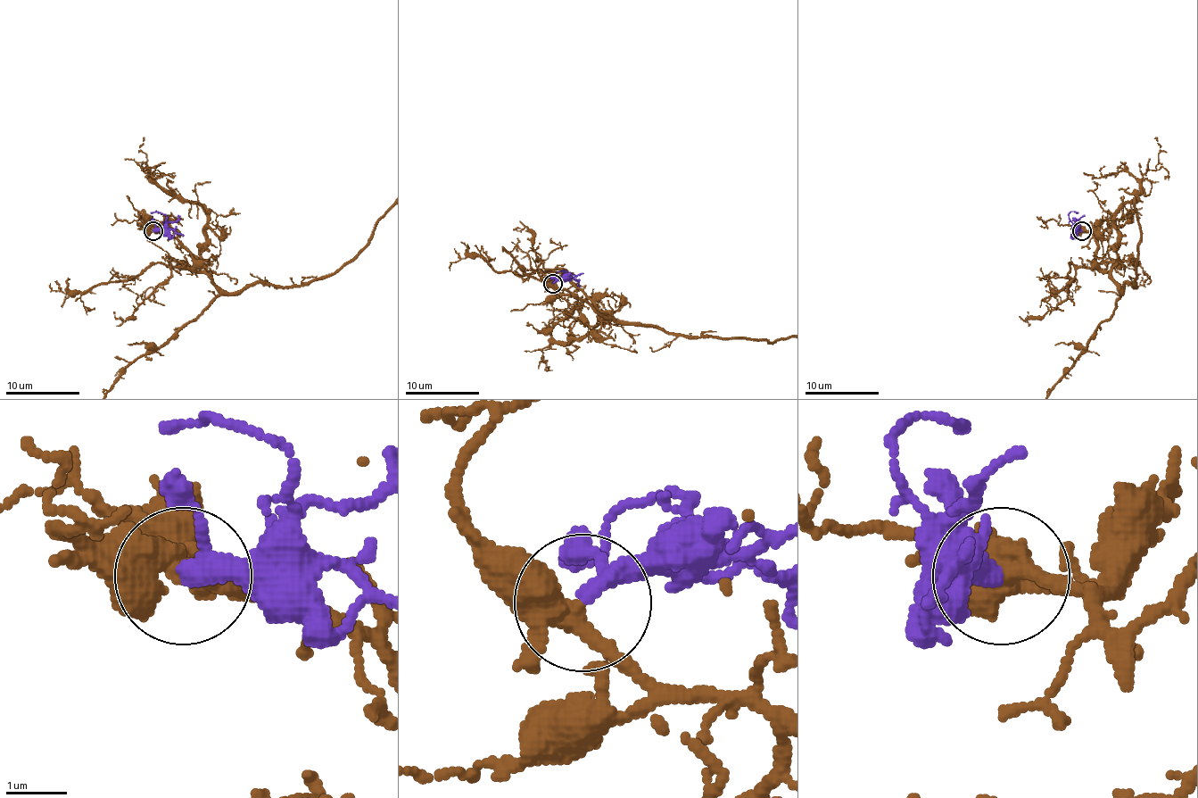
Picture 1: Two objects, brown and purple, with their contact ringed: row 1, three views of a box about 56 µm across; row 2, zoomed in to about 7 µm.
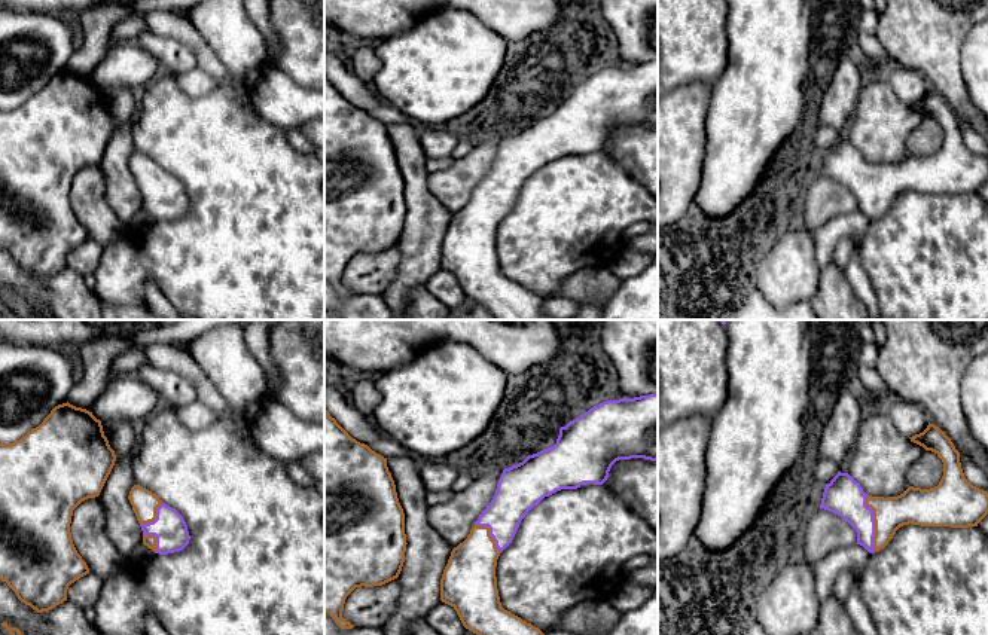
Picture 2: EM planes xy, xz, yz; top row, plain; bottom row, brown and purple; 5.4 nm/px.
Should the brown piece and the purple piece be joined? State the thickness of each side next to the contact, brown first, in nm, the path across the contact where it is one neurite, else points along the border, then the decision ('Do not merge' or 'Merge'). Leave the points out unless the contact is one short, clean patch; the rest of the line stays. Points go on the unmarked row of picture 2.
Thickness 200 nm (brown) against 200 nm. Path across: yz (915, 173), (886, 182), (875, 191), (844, 164). Merge

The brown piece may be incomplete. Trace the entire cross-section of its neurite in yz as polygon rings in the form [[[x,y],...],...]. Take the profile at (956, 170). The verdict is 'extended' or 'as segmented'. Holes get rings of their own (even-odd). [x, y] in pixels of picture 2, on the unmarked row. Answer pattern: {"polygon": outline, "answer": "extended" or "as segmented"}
{"polygon": [[[928,89],[923,100],[909,106],[926,117],[934,119],[942,126],[943,143],[937,153],[930,156],[909,153],[897,164],[872,164],[848,140],[838,138],[824,155],[820,175],[829,177],[847,187],[857,199],[857,211],[863,213],[869,220],[884,216],[903,192],[969,195],[978,193],[988,181],[988,158],[973,153],[964,144],[960,119],[945,98]]], "answer": "extended"}

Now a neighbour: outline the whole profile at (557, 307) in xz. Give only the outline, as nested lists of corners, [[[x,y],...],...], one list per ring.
[[[552,296],[549,299],[545,299],[543,302],[543,312],[551,320],[564,320],[574,317],[579,311],[579,306],[582,303],[573,299],[567,299],[562,296]]]

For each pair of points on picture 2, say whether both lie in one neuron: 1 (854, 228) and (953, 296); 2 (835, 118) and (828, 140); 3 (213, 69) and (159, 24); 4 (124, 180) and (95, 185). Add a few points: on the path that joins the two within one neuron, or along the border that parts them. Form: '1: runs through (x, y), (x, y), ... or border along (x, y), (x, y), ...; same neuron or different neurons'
1: border along (871, 220), (868, 228), (853, 238); different neurons
2: border along (820, 125), (829, 125), (839, 134); different neurons
3: runs through (204, 54), (180, 28), (174, 27); same neuron
4: border along (97, 164), (104, 182), (104, 200), (118, 216); different neurons

